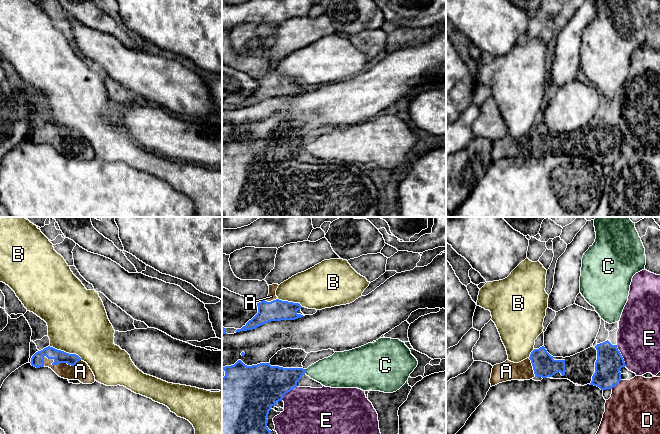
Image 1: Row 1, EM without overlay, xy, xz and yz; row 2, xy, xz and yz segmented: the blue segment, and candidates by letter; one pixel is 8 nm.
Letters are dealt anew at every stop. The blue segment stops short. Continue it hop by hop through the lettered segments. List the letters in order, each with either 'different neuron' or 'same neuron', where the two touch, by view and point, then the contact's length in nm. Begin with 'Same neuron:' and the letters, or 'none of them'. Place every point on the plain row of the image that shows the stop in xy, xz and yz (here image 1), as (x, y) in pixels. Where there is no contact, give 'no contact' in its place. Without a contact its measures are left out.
Same neuron: A
A: same neuron; meets blue in xy at (56, 140); contact 300 nm long
B: different neuron; meets blue in xy at (65, 128); contact 280 nm long
C: different neuron; meets blue in xz at (304, 147); contact 40 nm long
D: different neuron; meets blue in yz at (616, 160); contact 110 nm long
E: different neuron; meets blue in yz at (621, 131); contact 200 nm long

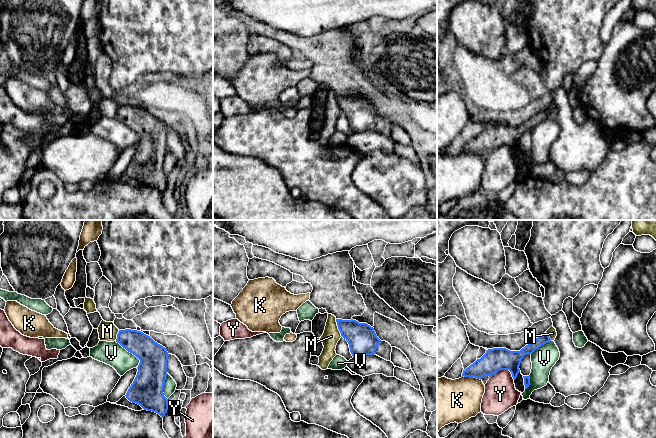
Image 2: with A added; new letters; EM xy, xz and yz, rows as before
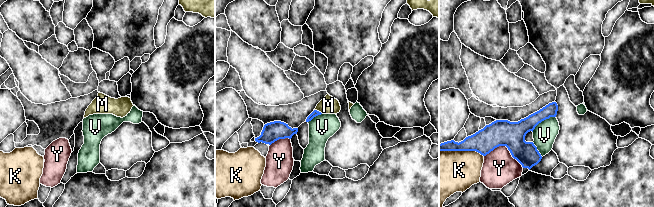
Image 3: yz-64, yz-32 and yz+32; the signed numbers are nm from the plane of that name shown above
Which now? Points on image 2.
Same neuron: none of them
K: different neuron; meets blue in yz at (471, 152); contact 160 nm long
M: different neuron; meets blue in xz at (338, 104); contact 160 nm long
V: different neuron; meets blue in xy at (131, 128); contact 280 nm long
Y: different neuron; meets blue in yz at (504, 145); contact 200 nm long

